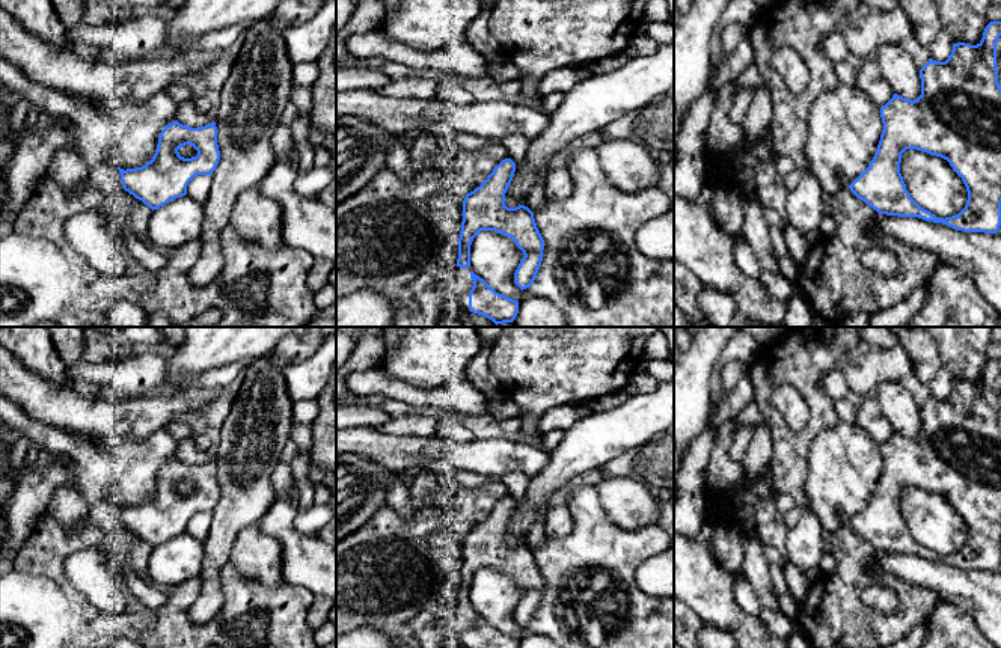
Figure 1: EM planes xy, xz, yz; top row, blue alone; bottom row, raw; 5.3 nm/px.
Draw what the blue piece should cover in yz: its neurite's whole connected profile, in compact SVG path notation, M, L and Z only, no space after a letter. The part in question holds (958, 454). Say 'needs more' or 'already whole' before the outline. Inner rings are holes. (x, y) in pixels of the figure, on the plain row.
already whole; M990 359L977 383L953 381L951 392L945 399L929 399L920 407L921 433L917 437L906 437L897 431L880 445L883 467L873 497L868 505L849 523L850 529L879 552L898 555L918 555L926 559L942 561L956 568L996 571L1001 564L1001 425L996 407L996 380L1001 374L1001 359ZM906 487L917 487L941 494L950 500L962 515L968 538L965 546L951 555L939 556L921 546L906 527L900 511L902 491Z

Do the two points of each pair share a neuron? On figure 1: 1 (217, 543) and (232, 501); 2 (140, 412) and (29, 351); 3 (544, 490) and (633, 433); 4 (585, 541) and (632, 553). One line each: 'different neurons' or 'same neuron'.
1: same neuron
2: different neurons
3: same neuron
4: same neuron

